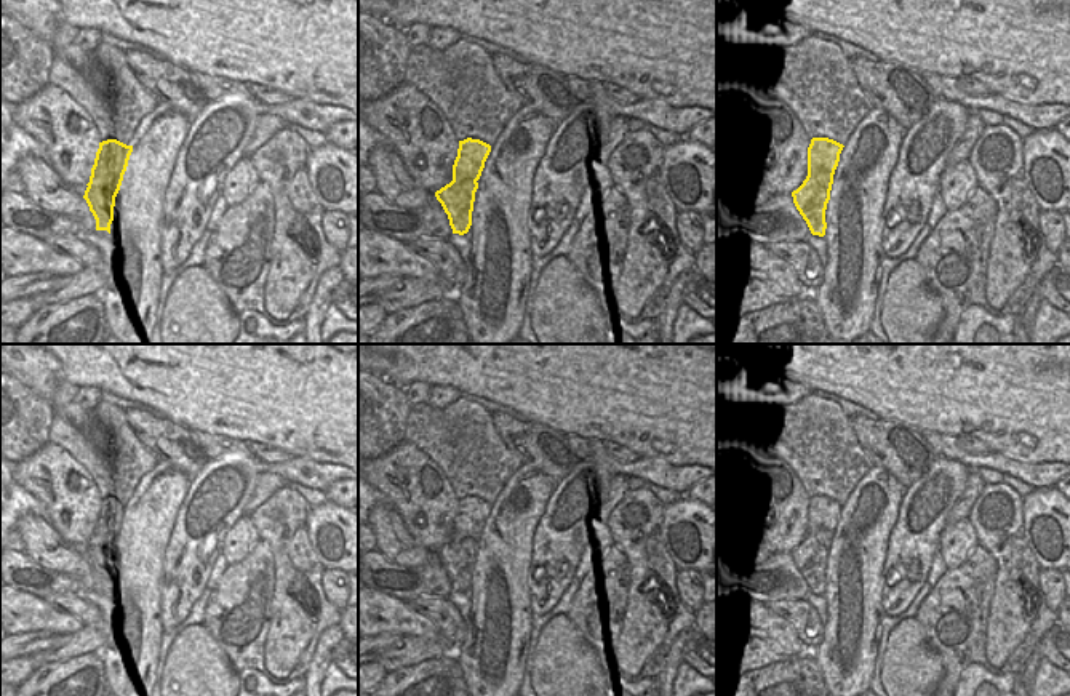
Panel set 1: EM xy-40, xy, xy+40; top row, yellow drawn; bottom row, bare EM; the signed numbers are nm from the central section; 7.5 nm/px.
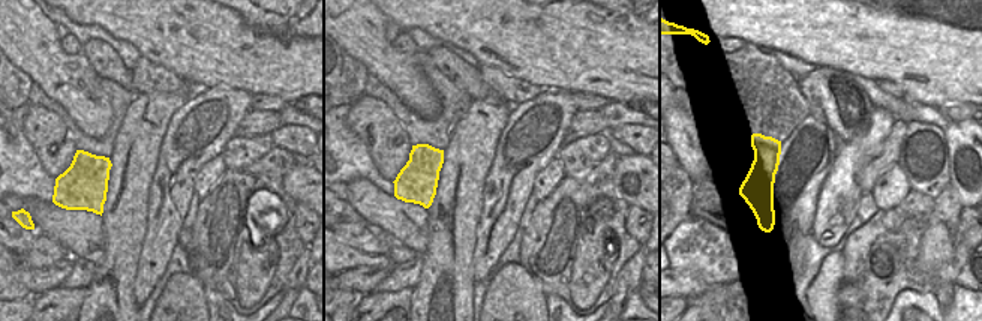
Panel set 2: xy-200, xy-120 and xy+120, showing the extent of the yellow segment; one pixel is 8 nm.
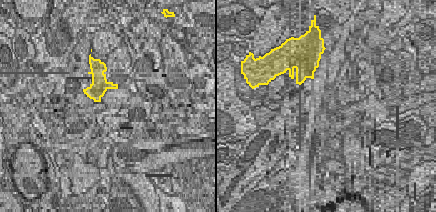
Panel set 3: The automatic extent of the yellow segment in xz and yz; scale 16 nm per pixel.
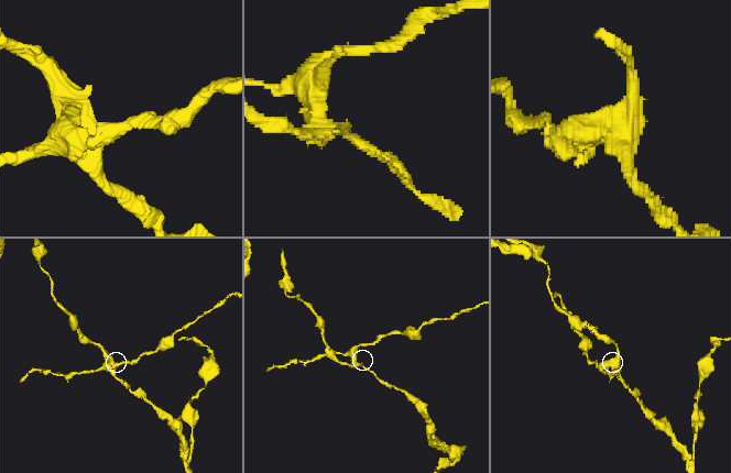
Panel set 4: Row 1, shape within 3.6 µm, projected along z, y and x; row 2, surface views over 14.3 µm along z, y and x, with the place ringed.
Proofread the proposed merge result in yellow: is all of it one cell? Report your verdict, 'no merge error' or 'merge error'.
merge error

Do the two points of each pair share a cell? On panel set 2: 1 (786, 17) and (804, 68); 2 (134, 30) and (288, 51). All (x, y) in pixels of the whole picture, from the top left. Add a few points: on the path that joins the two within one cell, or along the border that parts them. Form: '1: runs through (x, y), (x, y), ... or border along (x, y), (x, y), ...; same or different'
1: border along (775, 48), (816, 66); different
2: runs through (173, 33), (189, 35), (224, 51), (249, 51); same

